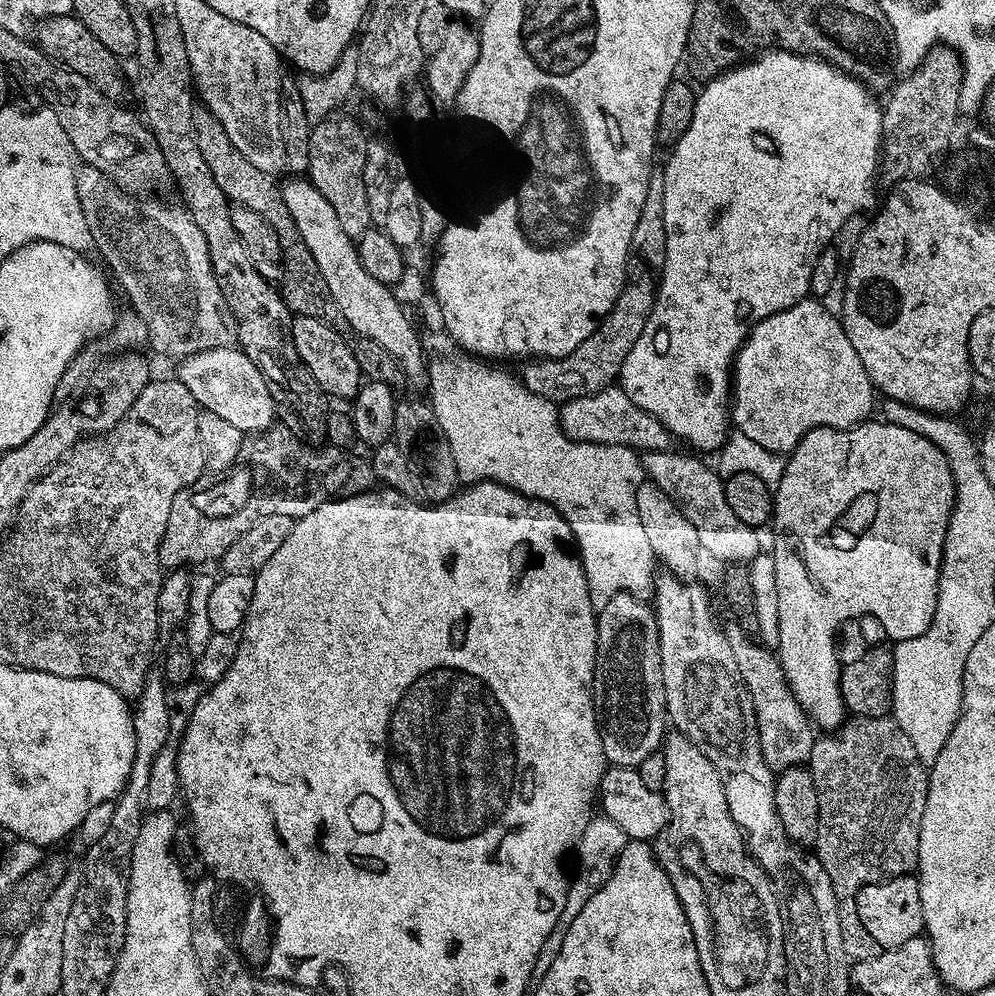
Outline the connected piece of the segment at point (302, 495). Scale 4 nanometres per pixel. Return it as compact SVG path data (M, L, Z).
M273 426L264 429L262 432L249 435L245 439L244 444L238 450L238 458L232 463L231 468L227 473L219 477L220 480L217 484L212 484L209 488L204 488L201 492L192 492L191 487L183 488L183 490L174 498L174 506L170 506L170 518L166 522L166 534L162 538L160 543L160 567L164 570L178 570L183 566L182 564L204 564L207 560L219 561L225 550L227 550L232 543L235 542L239 533L243 532L245 528L248 528L254 521L260 516L269 516L270 514L286 514L293 518L299 518L310 514L310 510L318 510L318 506L322 506L326 502L331 500L341 500L347 496L360 496L363 492L371 492L377 487L378 481L374 470L372 469L371 459L365 458L364 460L360 456L355 456L352 450L345 450L343 448L337 448L335 446L314 446L311 443L305 442L295 435L291 428L285 428L283 426Z

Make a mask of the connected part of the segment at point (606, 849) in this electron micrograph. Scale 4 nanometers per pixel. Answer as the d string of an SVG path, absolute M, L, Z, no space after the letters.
M603 814L593 815L586 830L582 830L582 838L574 849L576 876L574 872L568 885L566 906L562 906L562 918L558 918L558 922L554 922L554 930L550 930L550 938L546 938L546 946L542 946L542 954L538 954L538 962L534 962L533 977L542 977L546 974L546 970L550 970L550 962L554 962L554 958L558 958L558 949L562 947L562 941L566 939L566 934L569 932L571 924L574 923L574 918L578 918L578 910L582 910L582 906L586 906L586 902L590 902L590 898L594 898L594 894L598 894L598 890L602 890L602 886L610 878L610 874L628 842L626 830L622 830L622 826L618 826L618 822L610 822L610 818Z

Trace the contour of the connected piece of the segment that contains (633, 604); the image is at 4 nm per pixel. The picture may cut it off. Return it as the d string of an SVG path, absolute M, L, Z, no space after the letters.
M619 592L599 608L592 705L596 708L596 725L602 738L604 758L609 765L637 769L663 745L666 709L660 631L653 605L647 599Z

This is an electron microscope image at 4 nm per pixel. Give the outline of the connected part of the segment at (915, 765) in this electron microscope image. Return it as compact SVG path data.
M852 716L845 719L834 734L824 734L816 739L812 747L812 753L806 765L814 778L814 786L818 790L818 830L814 841L814 855L822 862L826 874L830 874L830 882L834 886L834 894L840 902L840 925L842 926L842 946L846 950L849 961L874 958L881 952L878 942L862 926L859 914L856 913L856 892L863 884L879 882L890 876L906 876L917 871L920 859L918 858L918 842L920 841L920 827L922 826L922 810L926 810L926 798L928 797L928 774L926 765L918 758L918 750L914 750L914 742L906 738L906 730L898 726L895 720L888 716Z

